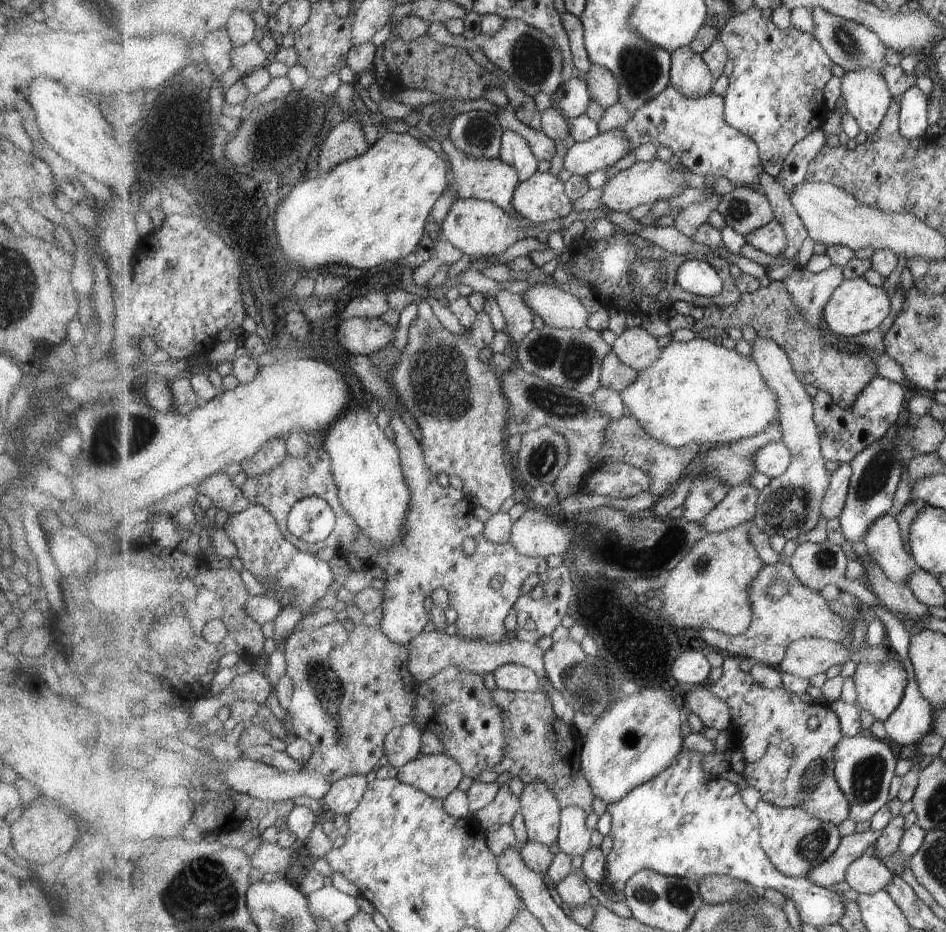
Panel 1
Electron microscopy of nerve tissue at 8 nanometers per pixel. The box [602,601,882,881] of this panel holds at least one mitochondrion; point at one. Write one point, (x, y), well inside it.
(810, 848)

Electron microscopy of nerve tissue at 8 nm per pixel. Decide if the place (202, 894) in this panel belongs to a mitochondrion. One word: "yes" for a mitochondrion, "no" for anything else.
yes

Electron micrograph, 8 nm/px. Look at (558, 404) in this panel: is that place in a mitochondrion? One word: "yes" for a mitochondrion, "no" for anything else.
yes

